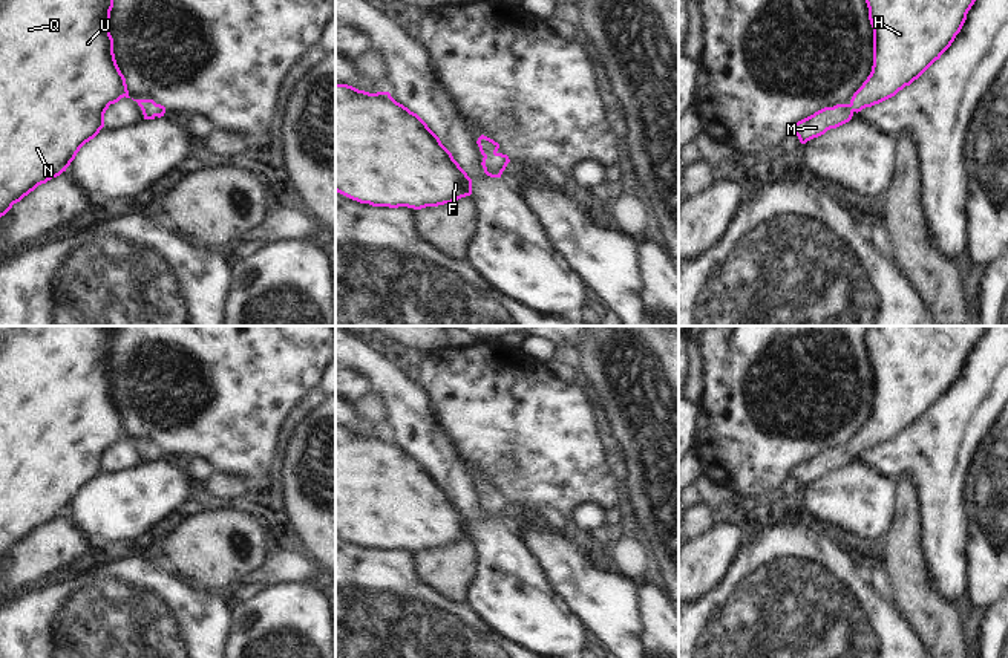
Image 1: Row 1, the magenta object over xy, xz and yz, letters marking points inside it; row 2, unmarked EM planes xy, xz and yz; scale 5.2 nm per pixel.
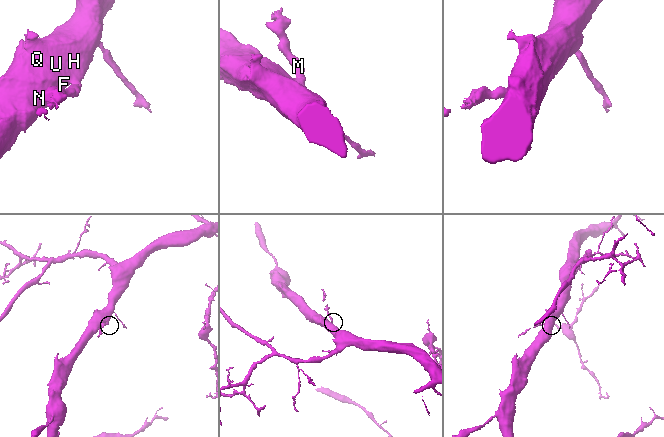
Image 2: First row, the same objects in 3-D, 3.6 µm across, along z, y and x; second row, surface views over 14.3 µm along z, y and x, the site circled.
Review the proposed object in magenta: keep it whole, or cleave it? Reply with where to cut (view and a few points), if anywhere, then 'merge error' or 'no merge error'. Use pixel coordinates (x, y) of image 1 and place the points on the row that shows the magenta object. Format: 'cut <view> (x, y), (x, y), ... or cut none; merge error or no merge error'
cut none; no merge error

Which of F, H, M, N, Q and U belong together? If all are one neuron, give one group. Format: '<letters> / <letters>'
F H M N Q U

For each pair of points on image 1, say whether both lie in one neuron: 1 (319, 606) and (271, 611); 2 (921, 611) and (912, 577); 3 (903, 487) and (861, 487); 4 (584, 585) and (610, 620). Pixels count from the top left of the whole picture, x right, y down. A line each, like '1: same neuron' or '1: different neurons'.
1: same neuron
2: same neuron
3: different neurons
4: same neuron

